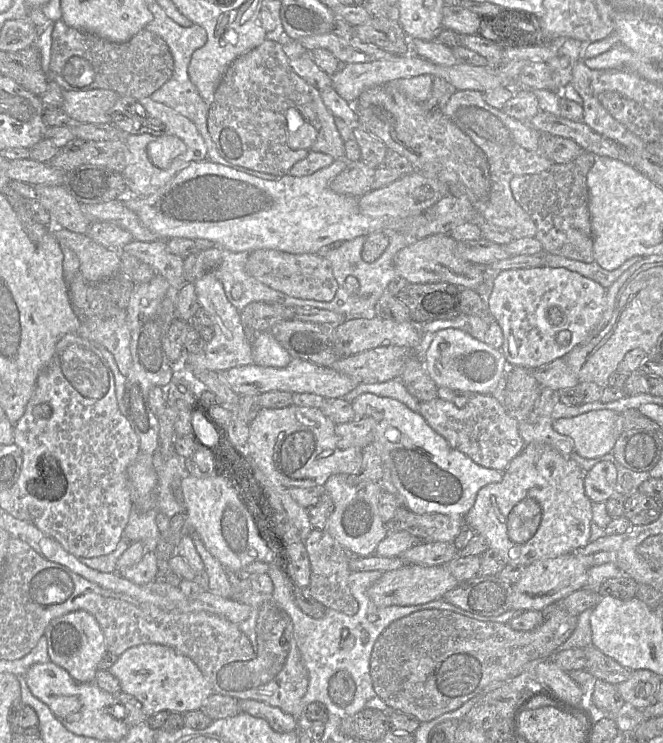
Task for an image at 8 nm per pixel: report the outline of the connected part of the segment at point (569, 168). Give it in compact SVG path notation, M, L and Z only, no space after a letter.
M584 151L571 162L553 164L549 169L539 174L519 175L510 181L510 188L514 199L531 216L536 224L536 239L542 244L544 252L585 263L595 261L587 175L596 159L597 156L595 154Z

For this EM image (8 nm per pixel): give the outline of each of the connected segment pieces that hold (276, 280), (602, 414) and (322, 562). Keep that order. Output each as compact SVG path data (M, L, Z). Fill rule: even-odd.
M258 249L250 253L245 267L249 275L267 287L298 299L330 302L338 289L330 262L319 253L291 254L274 249Z
M609 409L590 411L572 418L554 421L553 428L574 440L574 452L583 458L597 458L612 452L620 434L620 414Z
M313 529L304 541L311 565L311 581L308 587L310 595L325 607L348 615L358 611L358 603L353 597L348 578L351 574L349 567L350 554L326 531Z

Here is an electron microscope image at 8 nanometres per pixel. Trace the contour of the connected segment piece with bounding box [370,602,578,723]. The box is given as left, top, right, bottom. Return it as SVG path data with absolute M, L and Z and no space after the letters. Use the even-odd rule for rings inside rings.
M557 602L545 607L541 613L542 623L537 628L525 632L514 630L505 623L480 621L449 610L425 609L413 612L391 623L376 640L370 658L370 674L374 690L391 709L413 715L420 723L432 721L447 712L454 711L479 694L490 683L494 681L509 681L510 679L519 677L525 670L525 666L530 662L553 657L558 647L562 645L574 631L578 617L571 615L564 608L560 607Z

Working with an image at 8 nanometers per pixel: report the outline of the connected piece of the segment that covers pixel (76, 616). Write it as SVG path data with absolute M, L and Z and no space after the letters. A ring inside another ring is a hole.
M79 610L55 618L46 627L44 637L51 662L65 669L77 682L94 682L98 663L107 648L103 632L91 614Z

